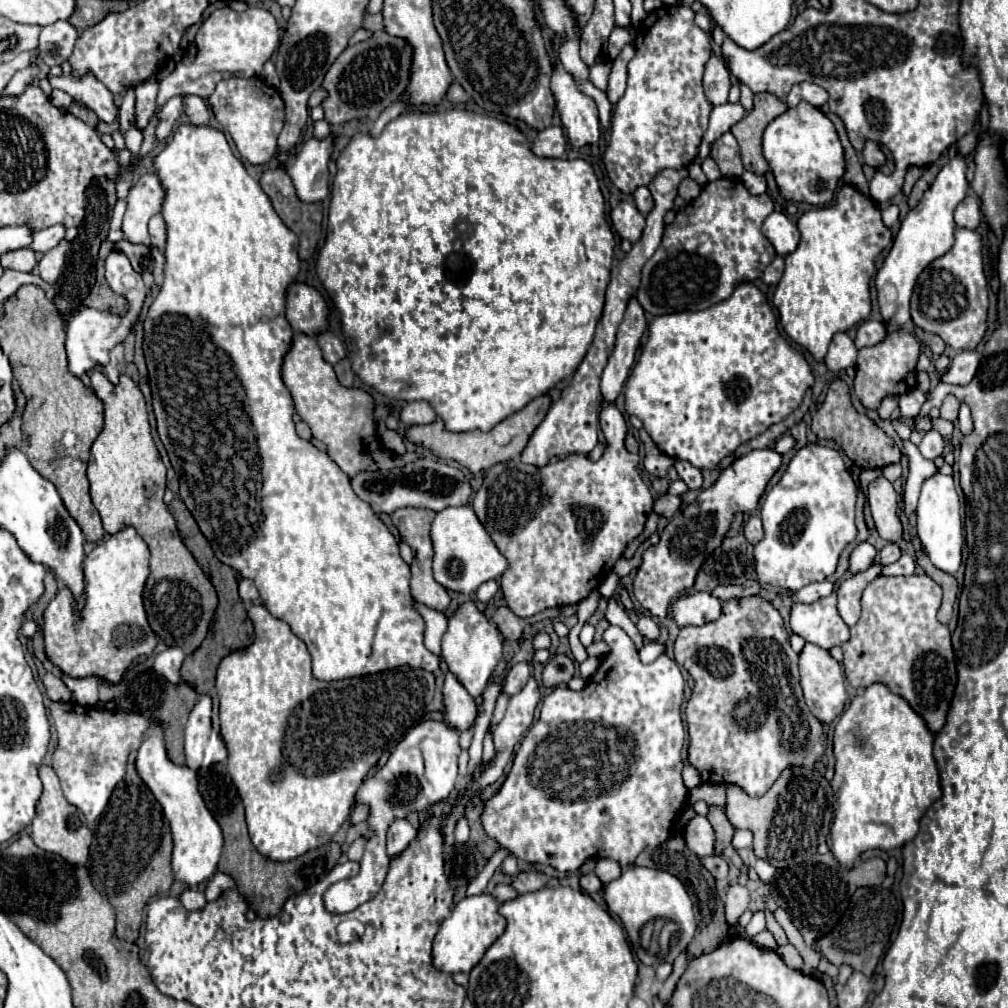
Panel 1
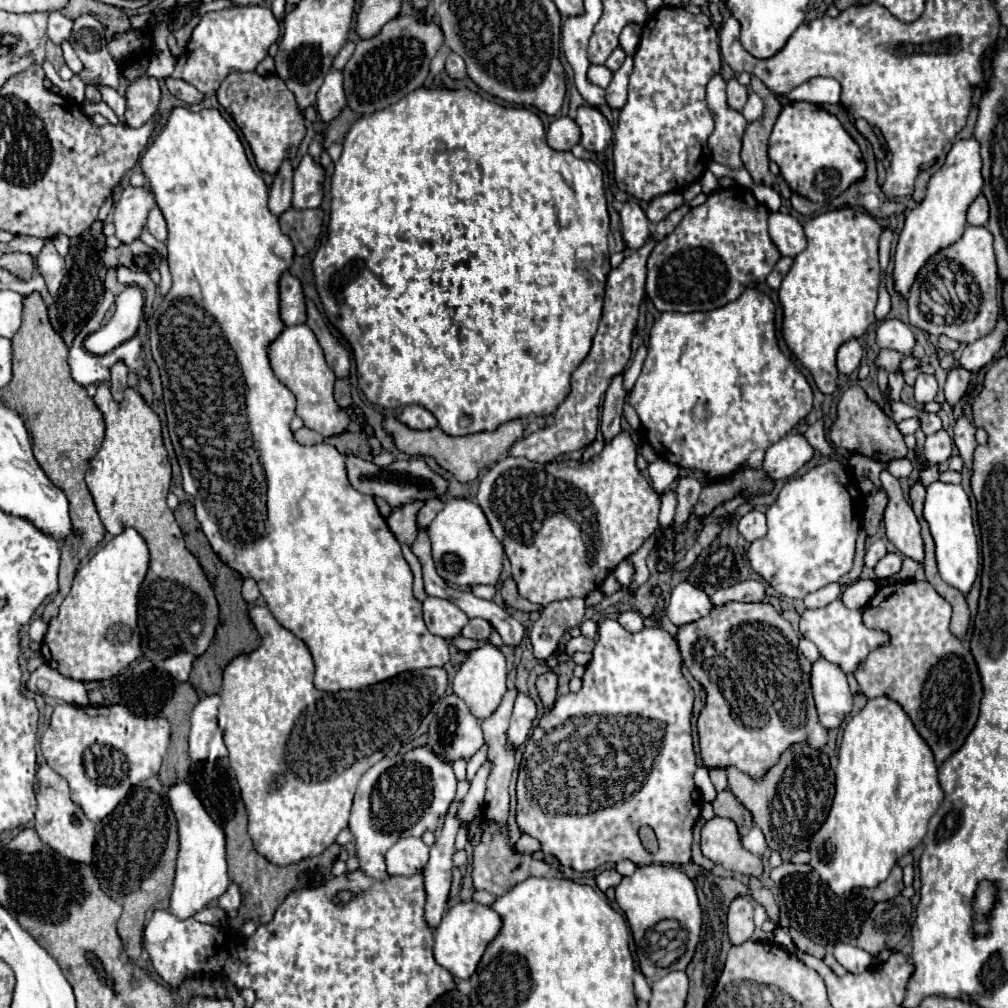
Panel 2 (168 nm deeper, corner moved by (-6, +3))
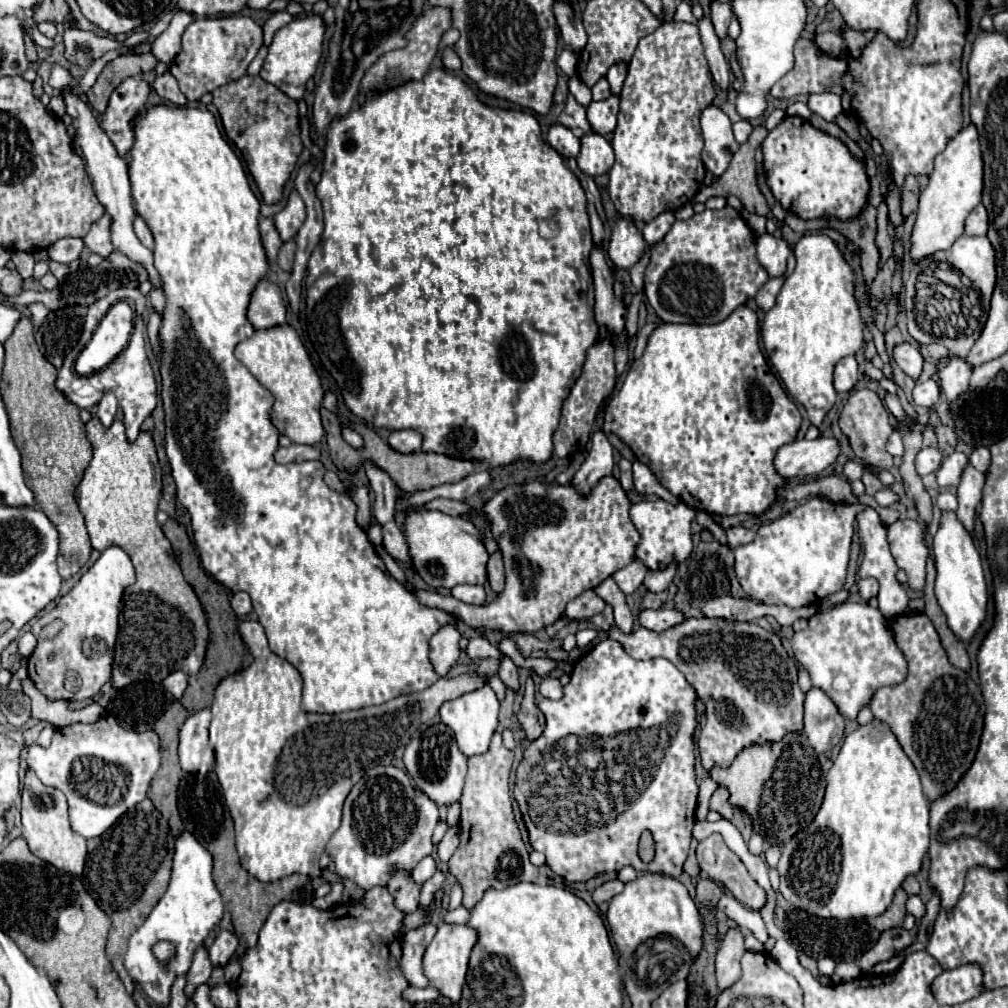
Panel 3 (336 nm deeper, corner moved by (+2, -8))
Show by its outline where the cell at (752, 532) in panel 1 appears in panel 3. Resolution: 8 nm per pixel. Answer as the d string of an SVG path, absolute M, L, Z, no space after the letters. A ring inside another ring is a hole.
M737 525L737 527L729 527L727 529L727 543L729 543L731 549L735 549L739 545L747 545L753 539L755 539L755 533L751 529L747 529L747 527Z

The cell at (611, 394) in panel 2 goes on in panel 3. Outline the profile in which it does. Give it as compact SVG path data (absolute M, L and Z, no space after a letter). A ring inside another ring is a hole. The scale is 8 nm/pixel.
M597 429L591 439L591 451L581 469L573 477L573 485L581 493L589 493L591 487L603 477L609 475L613 469L613 447L607 439L607 433L603 429Z

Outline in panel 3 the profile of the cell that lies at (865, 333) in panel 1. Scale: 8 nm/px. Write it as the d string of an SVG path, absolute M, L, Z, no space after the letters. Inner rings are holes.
M897 343L893 347L893 359L909 377L917 379L923 369L923 355L911 343Z

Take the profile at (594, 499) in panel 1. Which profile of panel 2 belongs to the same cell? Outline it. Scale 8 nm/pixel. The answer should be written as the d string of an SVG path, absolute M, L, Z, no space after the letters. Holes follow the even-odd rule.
M627 432L615 436L601 454L581 464L575 460L559 460L549 464L535 464L527 458L505 456L495 462L481 478L477 490L477 504L483 508L493 534L503 544L511 562L519 594L533 604L547 606L555 600L589 596L611 570L637 552L643 542L657 530L659 494L641 476L635 464L637 448Z

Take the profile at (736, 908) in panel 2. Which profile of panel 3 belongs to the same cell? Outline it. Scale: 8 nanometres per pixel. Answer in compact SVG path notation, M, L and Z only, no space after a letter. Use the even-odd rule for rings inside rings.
M731 927L727 931L727 935L723 937L721 947L717 951L717 959L715 959L719 991L723 991L723 987L731 987L731 983L735 983L735 979L739 979L739 975L741 975L739 959L745 951L747 949L743 943L743 933L739 931L739 927Z

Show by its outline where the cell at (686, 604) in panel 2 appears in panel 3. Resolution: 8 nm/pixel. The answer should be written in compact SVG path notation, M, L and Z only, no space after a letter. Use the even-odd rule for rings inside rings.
M663 607L663 609L657 609L657 611L653 611L653 609L641 611L639 619L641 619L643 627L661 633L661 631L665 631L669 627L675 627L675 625L683 623L685 615L679 609L667 609L667 607Z

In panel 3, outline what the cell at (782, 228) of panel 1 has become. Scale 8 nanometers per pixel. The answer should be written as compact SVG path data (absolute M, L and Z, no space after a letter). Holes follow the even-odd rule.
M771 233L757 237L757 259L767 269L769 275L783 275L789 253L791 247L783 237Z

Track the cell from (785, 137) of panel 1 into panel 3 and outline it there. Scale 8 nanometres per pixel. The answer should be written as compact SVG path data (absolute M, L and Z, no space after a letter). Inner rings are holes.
M785 117L761 143L767 185L785 211L803 217L839 217L859 215L867 201L869 179L865 165L833 135L815 129L803 117Z

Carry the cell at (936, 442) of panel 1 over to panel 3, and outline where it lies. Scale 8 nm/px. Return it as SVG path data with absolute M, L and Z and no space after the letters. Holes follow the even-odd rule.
M923 447L917 453L915 469L923 477L923 475L929 475L929 473L935 473L941 467L941 461L943 461L943 455L941 455L939 449L935 449L935 447Z

